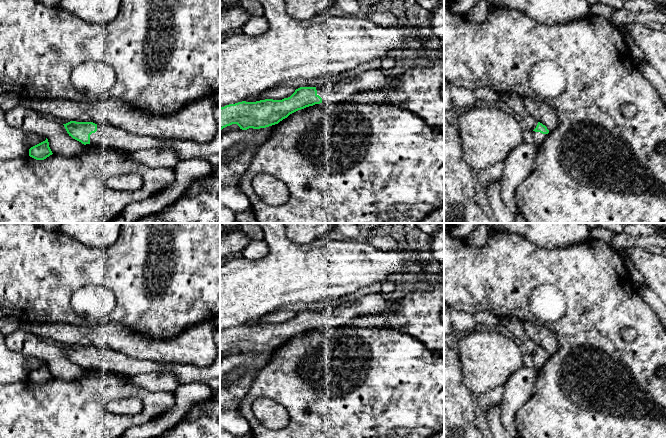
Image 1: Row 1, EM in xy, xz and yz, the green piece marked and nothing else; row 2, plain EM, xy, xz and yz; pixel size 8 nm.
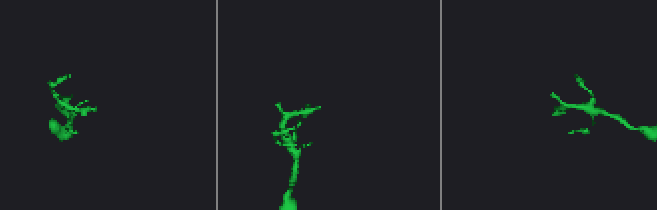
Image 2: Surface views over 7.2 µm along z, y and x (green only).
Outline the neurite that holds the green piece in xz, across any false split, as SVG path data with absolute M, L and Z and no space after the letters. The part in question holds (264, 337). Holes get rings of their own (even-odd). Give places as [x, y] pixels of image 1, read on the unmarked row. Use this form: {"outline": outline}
{"outline": "M369 294L357 300L343 302L340 306L322 311L300 311L288 322L282 324L265 323L256 326L238 326L229 328L220 332L220 355L232 348L237 348L240 353L247 354L249 352L260 353L278 348L290 338L304 333L309 330L320 327L343 327L346 326L352 319L362 317L364 315L379 314L382 311L395 310L400 304L400 301L388 300L380 294Z"}

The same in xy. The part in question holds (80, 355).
{"outline": "M218 332L216 335L215 343L218 347L217 357L214 363L208 367L196 367L193 365L169 364L136 359L128 357L127 355L115 350L108 348L95 348L93 346L70 345L63 349L69 360L84 369L94 368L98 370L111 371L129 377L146 373L170 372L178 378L180 384L200 383L208 386L211 392L214 394L217 390L220 390L220 332Z"}

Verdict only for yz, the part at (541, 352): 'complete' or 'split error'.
split error

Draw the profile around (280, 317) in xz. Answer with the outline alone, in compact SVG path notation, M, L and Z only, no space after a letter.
M280 311L276 313L269 313L258 319L250 320L245 325L256 326L265 323L282 324L284 322L290 321L295 316L295 314L296 313L293 311Z

